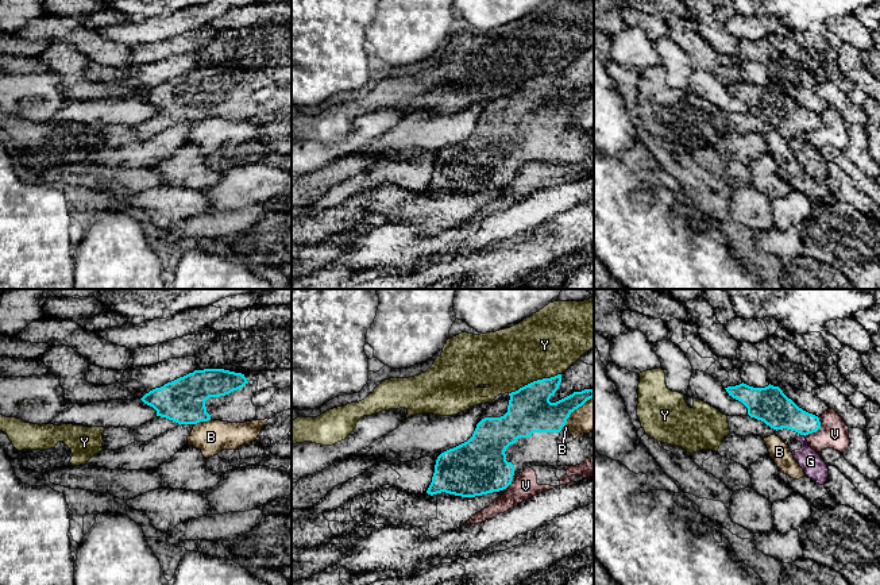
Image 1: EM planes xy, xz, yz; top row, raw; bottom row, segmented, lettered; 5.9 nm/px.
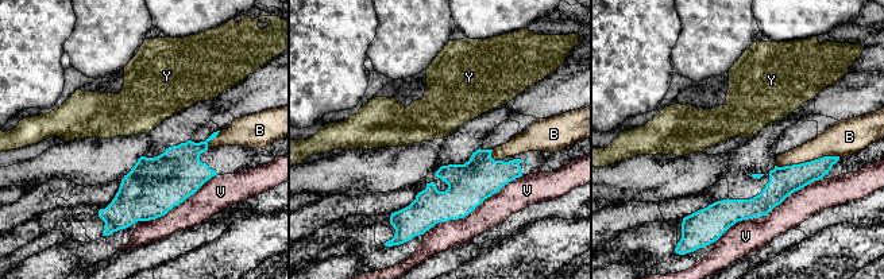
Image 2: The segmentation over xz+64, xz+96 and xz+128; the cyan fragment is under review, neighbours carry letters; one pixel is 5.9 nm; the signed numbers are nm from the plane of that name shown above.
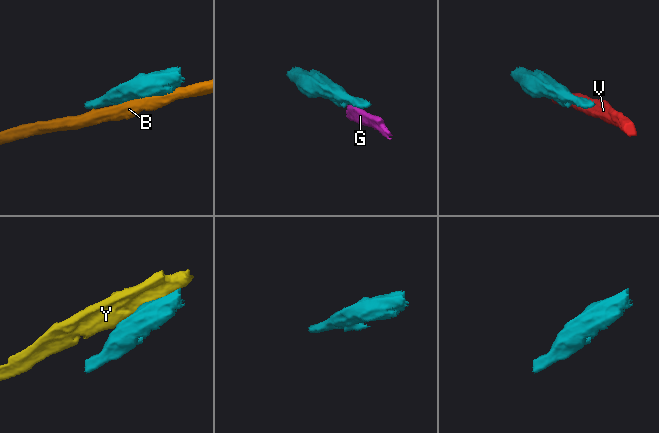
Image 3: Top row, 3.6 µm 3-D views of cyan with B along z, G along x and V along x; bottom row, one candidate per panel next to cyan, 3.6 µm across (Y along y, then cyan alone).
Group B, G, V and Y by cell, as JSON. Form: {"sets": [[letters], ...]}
{"sets": [["B"], ["G"], ["V"], ["Y"]]}

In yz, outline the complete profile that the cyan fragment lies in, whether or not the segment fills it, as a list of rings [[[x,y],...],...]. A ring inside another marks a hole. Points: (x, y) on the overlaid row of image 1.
[[[746,384],[725,388],[748,408],[746,416],[727,416],[729,430],[740,436],[779,436],[786,444],[821,428],[819,417],[799,408],[779,386],[753,388]]]

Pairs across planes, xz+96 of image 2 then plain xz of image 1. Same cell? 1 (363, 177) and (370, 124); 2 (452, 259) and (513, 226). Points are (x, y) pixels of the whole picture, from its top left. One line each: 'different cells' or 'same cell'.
1: different cells
2: same cell

